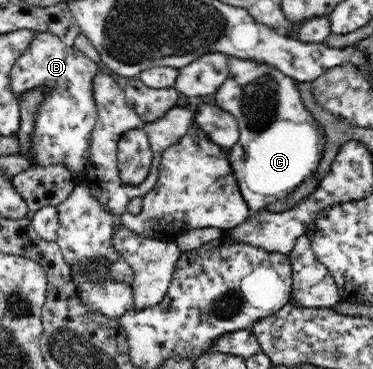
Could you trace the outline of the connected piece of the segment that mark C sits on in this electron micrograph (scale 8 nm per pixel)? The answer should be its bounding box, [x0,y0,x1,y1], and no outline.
[214,56,325,214]

